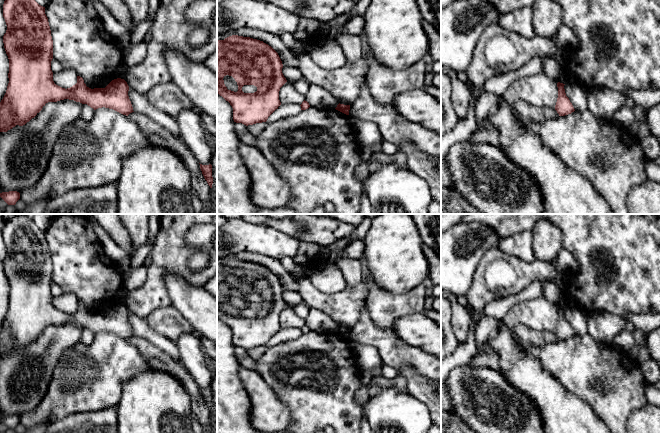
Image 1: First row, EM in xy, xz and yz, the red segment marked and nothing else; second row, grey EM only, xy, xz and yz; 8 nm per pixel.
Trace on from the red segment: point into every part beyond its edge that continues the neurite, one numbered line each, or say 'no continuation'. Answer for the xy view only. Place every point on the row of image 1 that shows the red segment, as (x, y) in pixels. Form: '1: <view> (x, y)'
no continuation

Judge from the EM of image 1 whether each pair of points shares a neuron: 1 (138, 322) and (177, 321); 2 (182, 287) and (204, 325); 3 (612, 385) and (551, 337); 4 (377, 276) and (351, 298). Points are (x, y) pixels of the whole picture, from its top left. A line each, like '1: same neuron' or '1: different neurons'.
1: same neuron
2: same neuron
3: different neurons
4: different neurons

